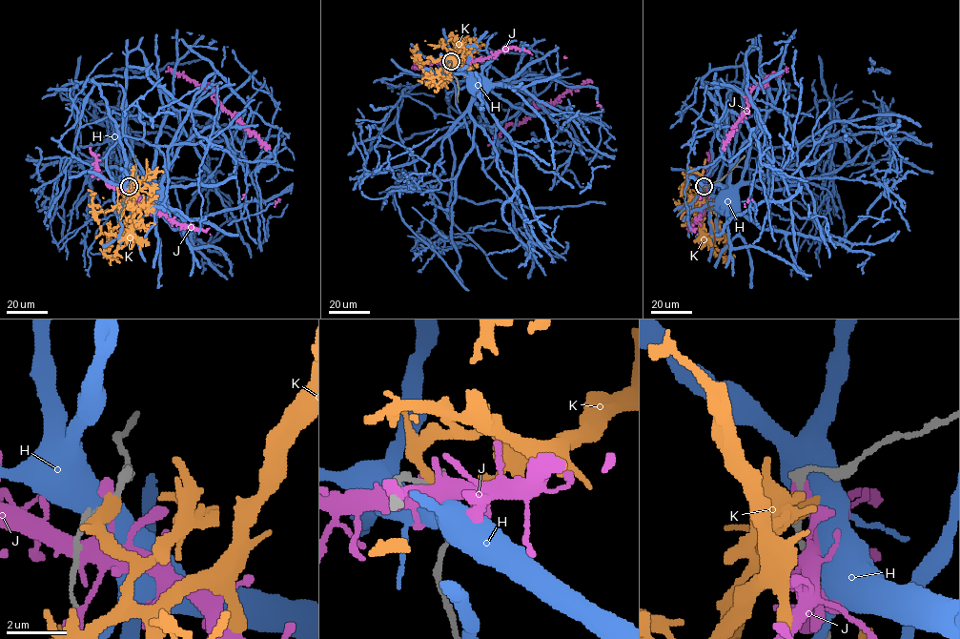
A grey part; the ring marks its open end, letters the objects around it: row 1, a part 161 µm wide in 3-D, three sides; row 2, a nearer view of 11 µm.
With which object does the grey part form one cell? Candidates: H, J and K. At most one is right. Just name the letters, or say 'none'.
none

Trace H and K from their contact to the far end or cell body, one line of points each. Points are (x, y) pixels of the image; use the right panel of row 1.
H: (704, 189), (719, 196), (725, 188)
K: (704, 188), (696, 208), (701, 236)

